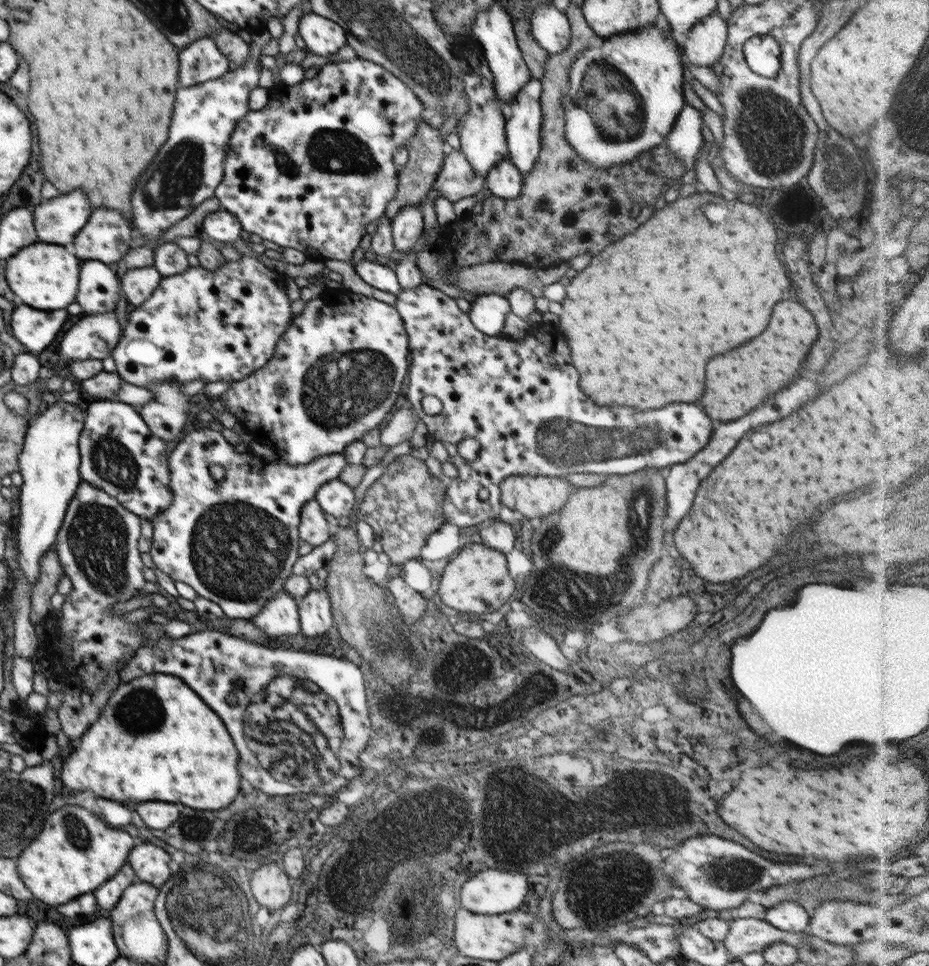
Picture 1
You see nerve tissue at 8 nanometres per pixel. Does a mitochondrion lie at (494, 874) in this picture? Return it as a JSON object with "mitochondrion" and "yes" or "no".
{"mitochondrion":"no"}

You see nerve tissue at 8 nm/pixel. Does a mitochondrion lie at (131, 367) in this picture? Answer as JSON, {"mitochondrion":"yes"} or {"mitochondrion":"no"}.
{"mitochondrion":"no"}

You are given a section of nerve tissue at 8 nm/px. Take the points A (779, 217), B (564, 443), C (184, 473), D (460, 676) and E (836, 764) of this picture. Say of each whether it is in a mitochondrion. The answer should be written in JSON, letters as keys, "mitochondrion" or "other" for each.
{"A":"other","B":"mitochondrion","C":"other","D":"mitochondrion","E":"other"}

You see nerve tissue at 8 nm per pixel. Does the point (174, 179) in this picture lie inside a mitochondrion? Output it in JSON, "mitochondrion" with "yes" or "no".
{"mitochondrion":"yes"}

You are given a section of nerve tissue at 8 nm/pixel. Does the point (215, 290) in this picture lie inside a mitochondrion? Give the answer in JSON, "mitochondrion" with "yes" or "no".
{"mitochondrion":"no"}

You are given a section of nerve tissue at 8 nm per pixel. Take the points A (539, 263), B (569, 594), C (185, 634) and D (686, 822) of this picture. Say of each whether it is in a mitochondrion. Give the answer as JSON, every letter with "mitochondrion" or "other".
{"A":"other","B":"mitochondrion","C":"other","D":"other"}

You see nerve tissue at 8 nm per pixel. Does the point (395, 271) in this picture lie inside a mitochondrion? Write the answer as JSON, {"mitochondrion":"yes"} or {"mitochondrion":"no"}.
{"mitochondrion":"no"}

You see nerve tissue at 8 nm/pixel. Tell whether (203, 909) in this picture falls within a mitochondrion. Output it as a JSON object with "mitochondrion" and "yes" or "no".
{"mitochondrion":"yes"}

